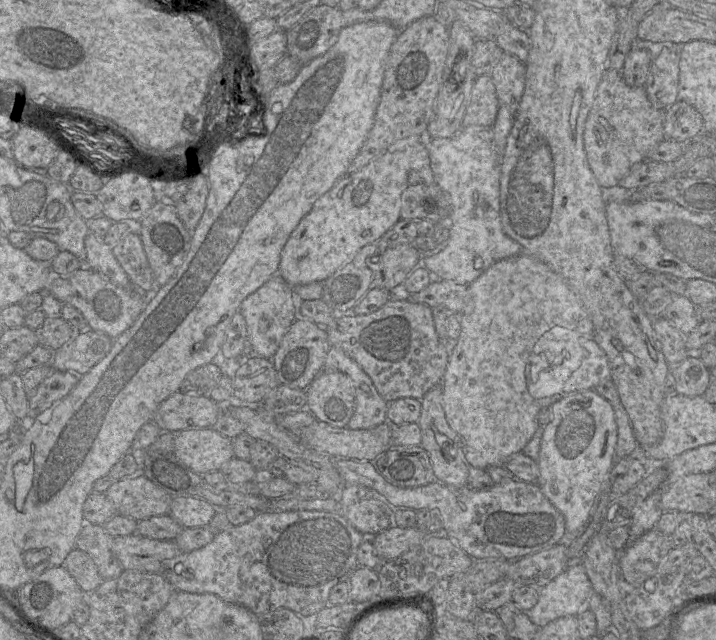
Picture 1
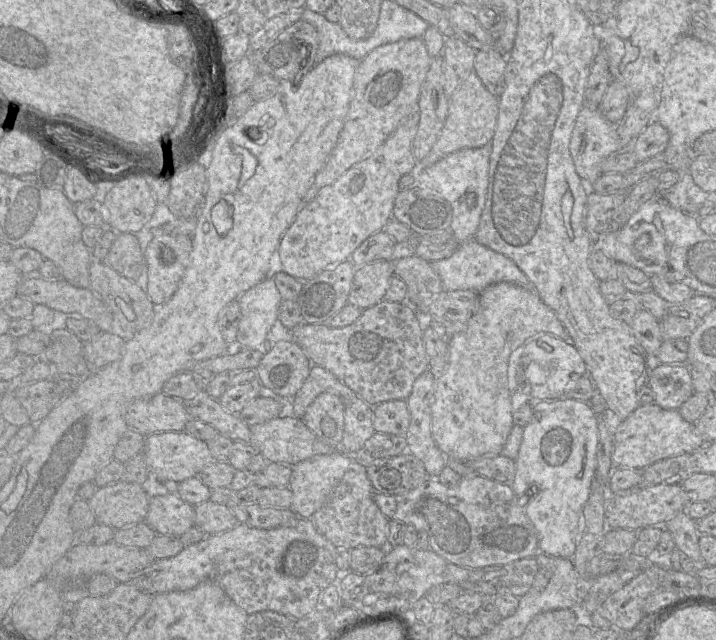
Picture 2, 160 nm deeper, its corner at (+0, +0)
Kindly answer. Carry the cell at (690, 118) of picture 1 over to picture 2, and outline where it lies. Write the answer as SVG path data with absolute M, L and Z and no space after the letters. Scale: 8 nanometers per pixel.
M655 119L634 139L630 147L634 150L639 162L663 152L669 143L668 131Z

